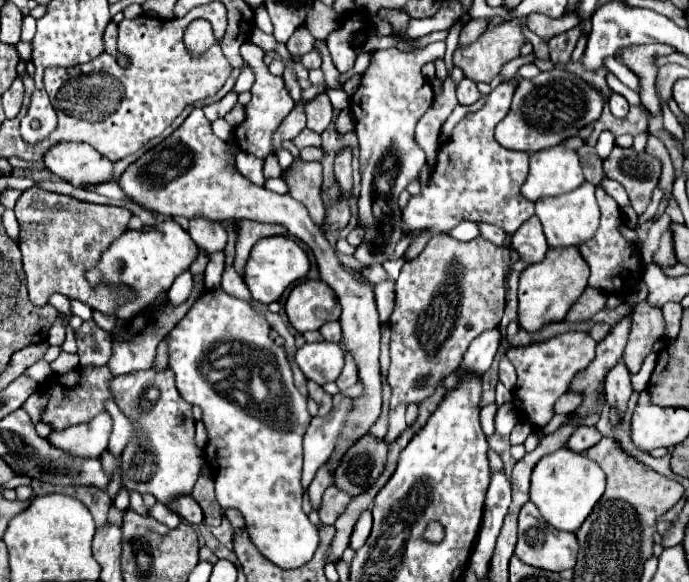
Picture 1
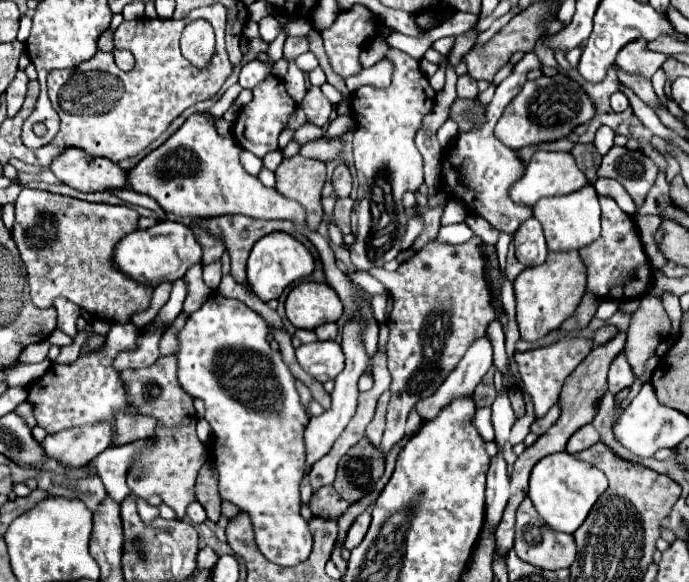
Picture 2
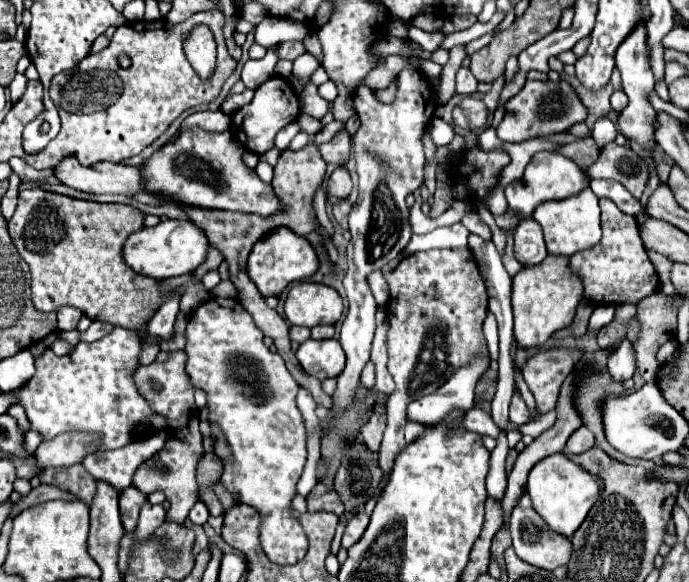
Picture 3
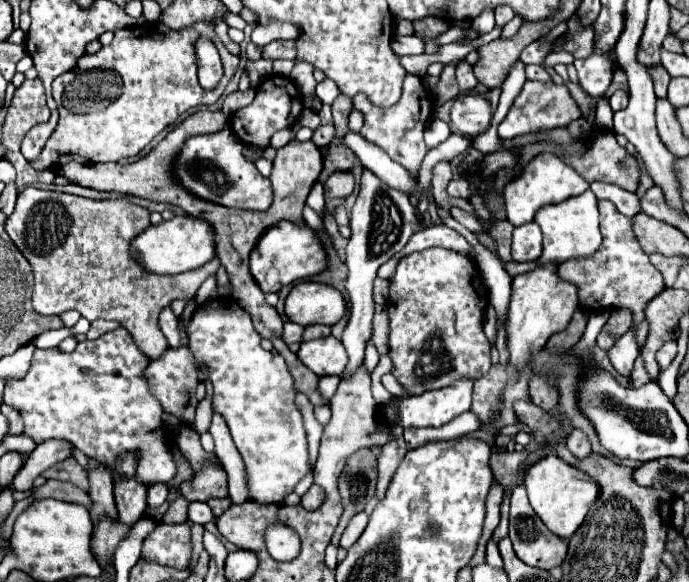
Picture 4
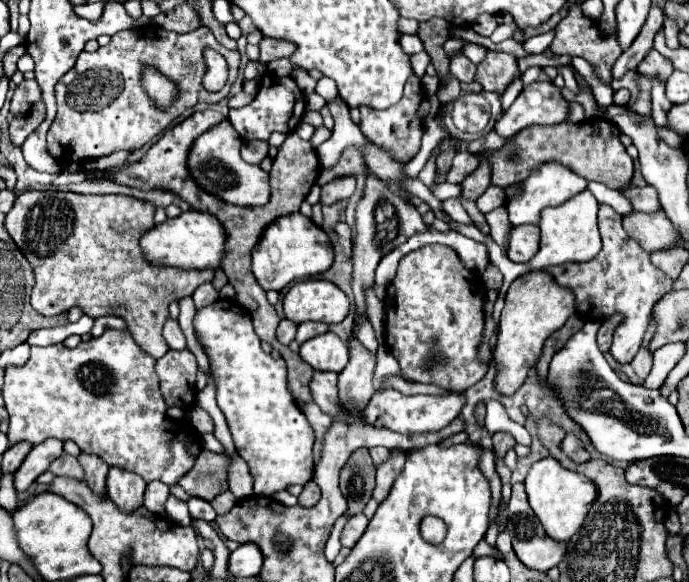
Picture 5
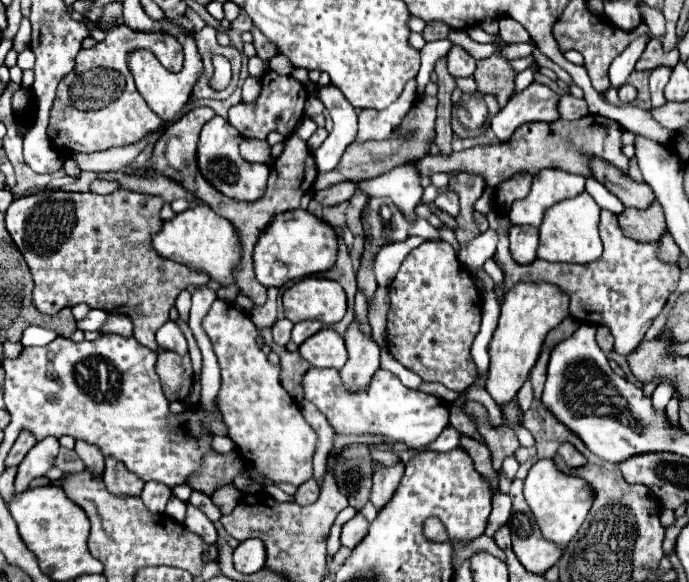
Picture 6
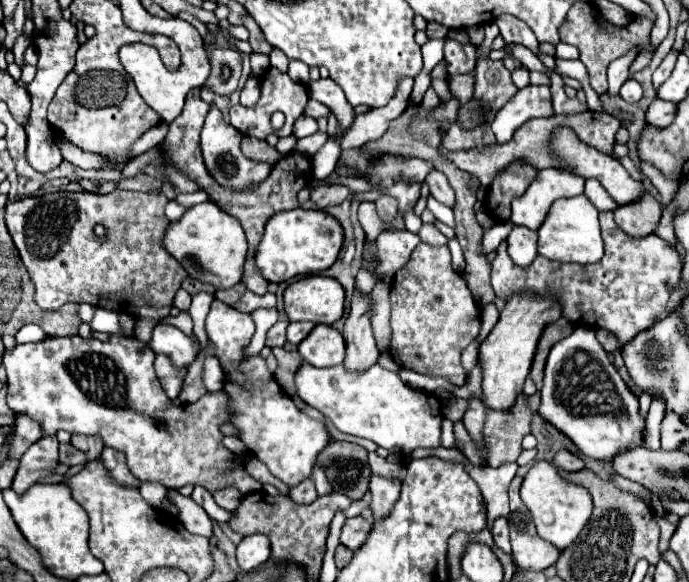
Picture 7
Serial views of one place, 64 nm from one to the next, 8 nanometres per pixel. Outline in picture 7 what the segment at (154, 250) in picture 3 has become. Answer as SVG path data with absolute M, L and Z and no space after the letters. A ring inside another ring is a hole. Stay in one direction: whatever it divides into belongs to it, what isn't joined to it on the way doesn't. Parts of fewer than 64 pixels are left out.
M214 202L196 204L188 208L180 220L170 222L162 238L162 246L186 268L192 278L200 282L210 282L218 290L232 288L242 280L242 266L246 258L244 230L234 216L222 212Z

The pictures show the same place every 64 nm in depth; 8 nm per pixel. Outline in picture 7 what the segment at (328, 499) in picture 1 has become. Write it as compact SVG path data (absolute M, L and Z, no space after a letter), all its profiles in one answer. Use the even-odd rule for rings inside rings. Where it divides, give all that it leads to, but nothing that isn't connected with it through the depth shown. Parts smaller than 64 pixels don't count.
M308 478L308 480L300 482L298 486L294 486L294 488L290 490L290 498L292 498L296 504L310 504L310 502L314 502L314 500L318 498L316 488L314 488L314 480Z

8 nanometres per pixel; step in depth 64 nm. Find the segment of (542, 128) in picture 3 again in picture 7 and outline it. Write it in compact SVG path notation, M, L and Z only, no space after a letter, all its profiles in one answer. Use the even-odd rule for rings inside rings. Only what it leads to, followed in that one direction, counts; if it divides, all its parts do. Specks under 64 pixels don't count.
M526 86L518 90L518 94L496 112L492 132L496 134L498 144L504 144L512 138L514 130L520 128L526 120L532 118L550 118L554 116L552 110L552 96L548 86Z

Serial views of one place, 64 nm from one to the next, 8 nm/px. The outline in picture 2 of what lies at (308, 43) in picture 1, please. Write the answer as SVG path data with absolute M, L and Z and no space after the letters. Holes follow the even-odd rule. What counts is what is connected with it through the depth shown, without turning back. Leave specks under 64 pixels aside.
M288 38L284 44L284 58L298 58L308 52L308 38Z

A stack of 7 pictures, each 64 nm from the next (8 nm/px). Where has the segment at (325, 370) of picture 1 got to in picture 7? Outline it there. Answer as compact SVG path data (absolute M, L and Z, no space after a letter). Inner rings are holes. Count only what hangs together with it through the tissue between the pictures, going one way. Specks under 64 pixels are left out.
M322 324L316 326L304 342L300 342L298 352L308 364L316 368L338 366L344 362L344 338L332 326Z

